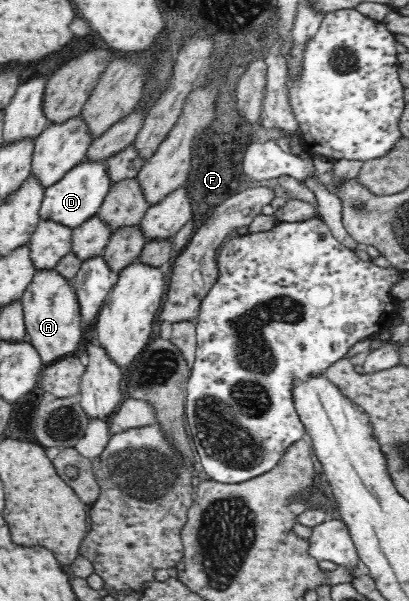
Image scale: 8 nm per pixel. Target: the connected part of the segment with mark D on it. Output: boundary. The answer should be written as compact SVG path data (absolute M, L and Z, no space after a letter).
M85 157L82 162L71 168L69 172L65 172L61 180L45 189L40 208L41 218L50 218L71 229L77 228L100 210L100 206L103 204L111 185L108 168L106 168L106 159L91 160Z

